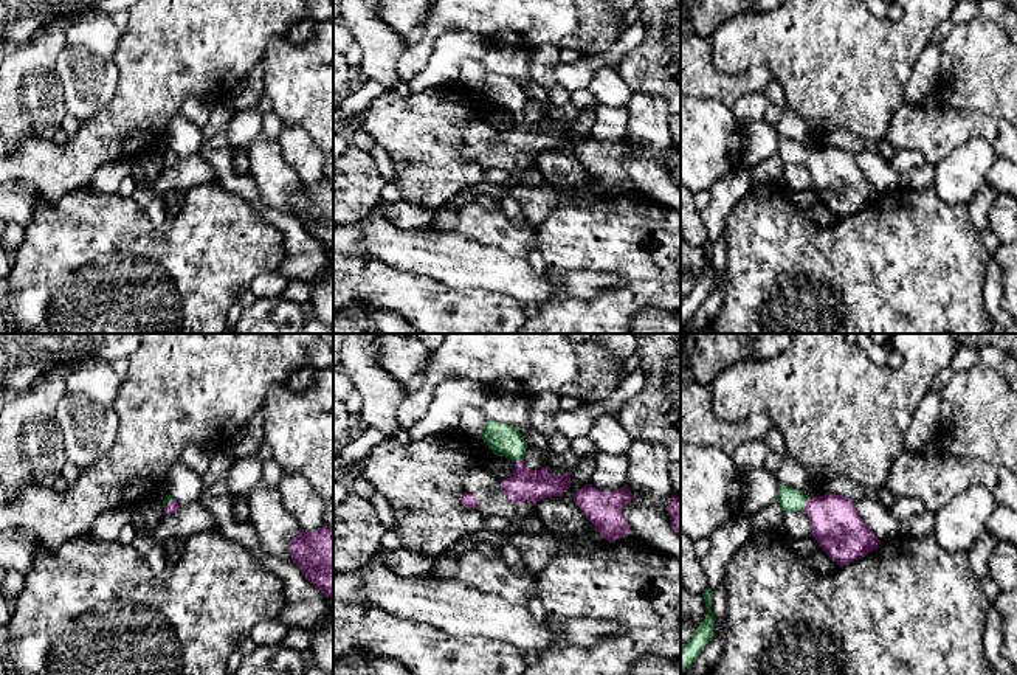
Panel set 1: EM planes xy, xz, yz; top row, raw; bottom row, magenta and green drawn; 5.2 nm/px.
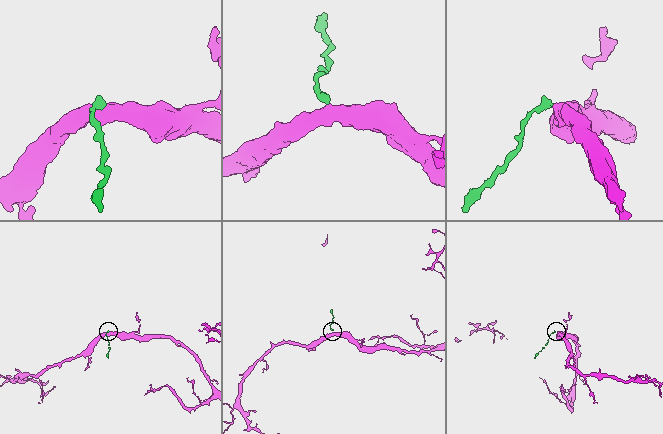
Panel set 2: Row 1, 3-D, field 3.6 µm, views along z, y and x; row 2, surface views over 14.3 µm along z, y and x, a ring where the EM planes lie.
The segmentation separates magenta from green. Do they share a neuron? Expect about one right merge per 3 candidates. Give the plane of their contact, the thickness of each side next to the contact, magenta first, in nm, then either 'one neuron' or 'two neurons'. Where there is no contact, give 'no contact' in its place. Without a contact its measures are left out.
contact in yz; calibres 260 and 120 nm; one neuron

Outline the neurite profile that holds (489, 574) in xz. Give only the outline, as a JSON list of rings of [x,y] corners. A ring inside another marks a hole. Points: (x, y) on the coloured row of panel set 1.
[[[477,549],[460,554],[453,579],[513,604],[529,604],[532,596],[538,596],[536,576],[529,569],[518,574],[501,554],[490,557]]]

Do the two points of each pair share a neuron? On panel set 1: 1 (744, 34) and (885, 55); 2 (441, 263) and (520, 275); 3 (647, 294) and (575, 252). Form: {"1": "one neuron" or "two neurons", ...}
{"1": "one neuron", "2": "one neuron", "3": "one neuron"}

